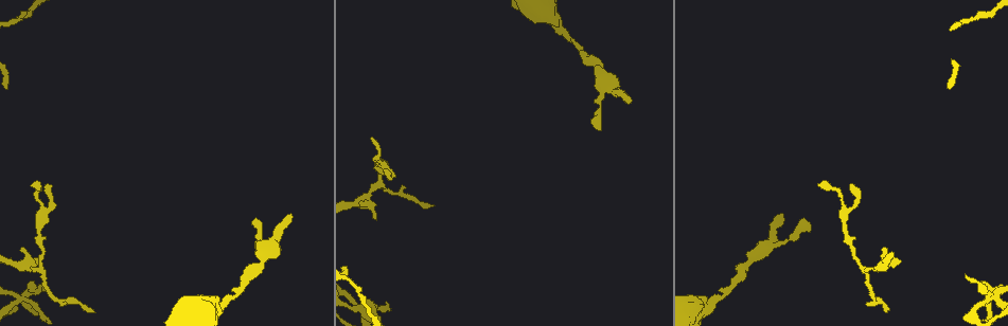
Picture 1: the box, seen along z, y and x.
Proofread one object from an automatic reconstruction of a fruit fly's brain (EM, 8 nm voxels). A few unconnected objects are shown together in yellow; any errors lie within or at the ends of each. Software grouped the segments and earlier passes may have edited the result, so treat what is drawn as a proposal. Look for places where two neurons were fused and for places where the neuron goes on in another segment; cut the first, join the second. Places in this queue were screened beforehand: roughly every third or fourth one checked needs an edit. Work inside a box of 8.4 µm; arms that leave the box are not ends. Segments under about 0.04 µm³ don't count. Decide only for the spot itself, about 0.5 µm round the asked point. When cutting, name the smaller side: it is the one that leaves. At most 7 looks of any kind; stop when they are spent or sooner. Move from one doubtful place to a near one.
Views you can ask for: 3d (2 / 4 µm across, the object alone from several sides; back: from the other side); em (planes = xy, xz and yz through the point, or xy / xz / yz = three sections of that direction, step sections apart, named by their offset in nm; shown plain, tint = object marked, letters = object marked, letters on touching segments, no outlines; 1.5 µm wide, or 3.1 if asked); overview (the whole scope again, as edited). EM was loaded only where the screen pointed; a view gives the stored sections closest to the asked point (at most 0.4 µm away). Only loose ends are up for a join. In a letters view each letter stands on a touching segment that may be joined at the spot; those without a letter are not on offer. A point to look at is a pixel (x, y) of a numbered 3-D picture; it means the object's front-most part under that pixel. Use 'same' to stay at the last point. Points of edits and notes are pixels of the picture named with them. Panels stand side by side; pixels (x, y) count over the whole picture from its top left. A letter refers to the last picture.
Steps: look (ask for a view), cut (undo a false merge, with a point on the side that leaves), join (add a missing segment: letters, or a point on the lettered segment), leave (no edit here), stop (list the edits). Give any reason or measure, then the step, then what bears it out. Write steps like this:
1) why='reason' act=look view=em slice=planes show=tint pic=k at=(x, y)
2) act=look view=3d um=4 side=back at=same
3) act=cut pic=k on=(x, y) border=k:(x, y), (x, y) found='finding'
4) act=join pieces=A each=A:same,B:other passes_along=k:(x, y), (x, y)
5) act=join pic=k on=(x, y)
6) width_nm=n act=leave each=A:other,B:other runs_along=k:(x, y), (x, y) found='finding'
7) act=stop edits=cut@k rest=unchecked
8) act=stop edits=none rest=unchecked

why='branch stops here' act=look view=3d um=4 pic=1 at=(810, 226)

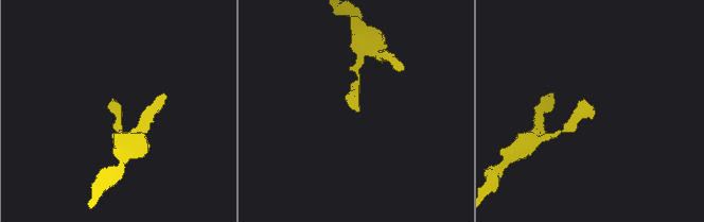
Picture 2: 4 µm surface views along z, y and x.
act=look view=em slice=yz step=4 show=plain pic=2 at=(353, 107)

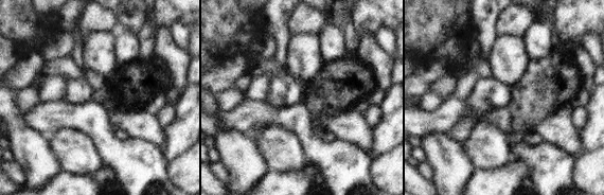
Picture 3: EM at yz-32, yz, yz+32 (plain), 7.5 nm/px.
why='see the neighbours' act=look view=em slice=yz step=4 show=letters at=same

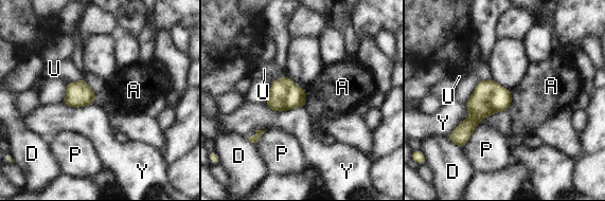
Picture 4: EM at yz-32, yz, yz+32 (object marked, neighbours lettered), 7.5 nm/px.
act=leave each=A:other,D:other,P:other,U:other,Y:other border=4:(512, 92), (512, 103), (508, 110) found='no lettered segment goes on from it'

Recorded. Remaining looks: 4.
act=look view=3d um=2 pic=1 at=(373, 189)

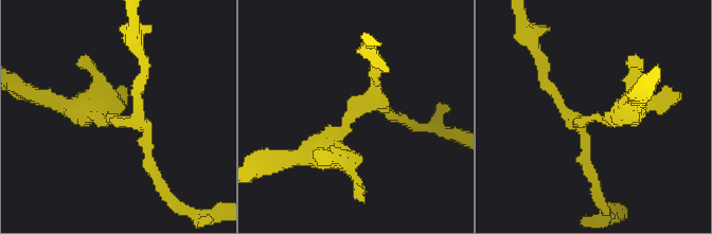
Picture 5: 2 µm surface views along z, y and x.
act=look view=em slice=yz step=8 show=plain pic=5 at=(353, 113)

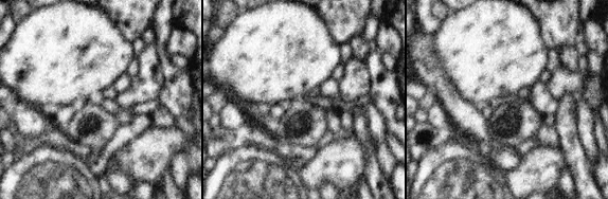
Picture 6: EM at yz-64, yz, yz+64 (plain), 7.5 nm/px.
why='see the neighbours' act=look view=em slice=yz step=8 show=letters at=same

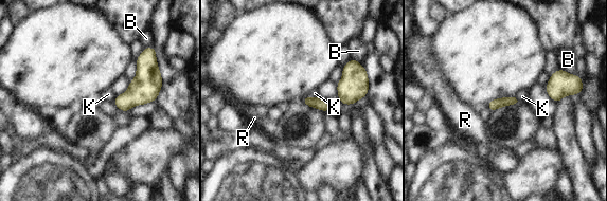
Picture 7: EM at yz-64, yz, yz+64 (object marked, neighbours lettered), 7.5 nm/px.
act=leave each=B:other,K:other,R:other border=7:(307, 95), (310, 97), (319, 96) found='one neuron here'

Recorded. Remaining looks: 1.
why='thin end' act=look view=em slice=yz step=4 show=letters pic=1 at=(887, 311)

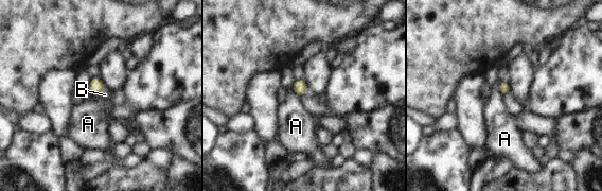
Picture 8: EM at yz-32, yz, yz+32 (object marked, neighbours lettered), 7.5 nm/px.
width_nm=90 act=leave each=A:other,B:other border=8:(105, 89), (96, 96), (89, 93) found='none of them fits'

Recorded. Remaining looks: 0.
act=stop edits=none rest=unchecked

